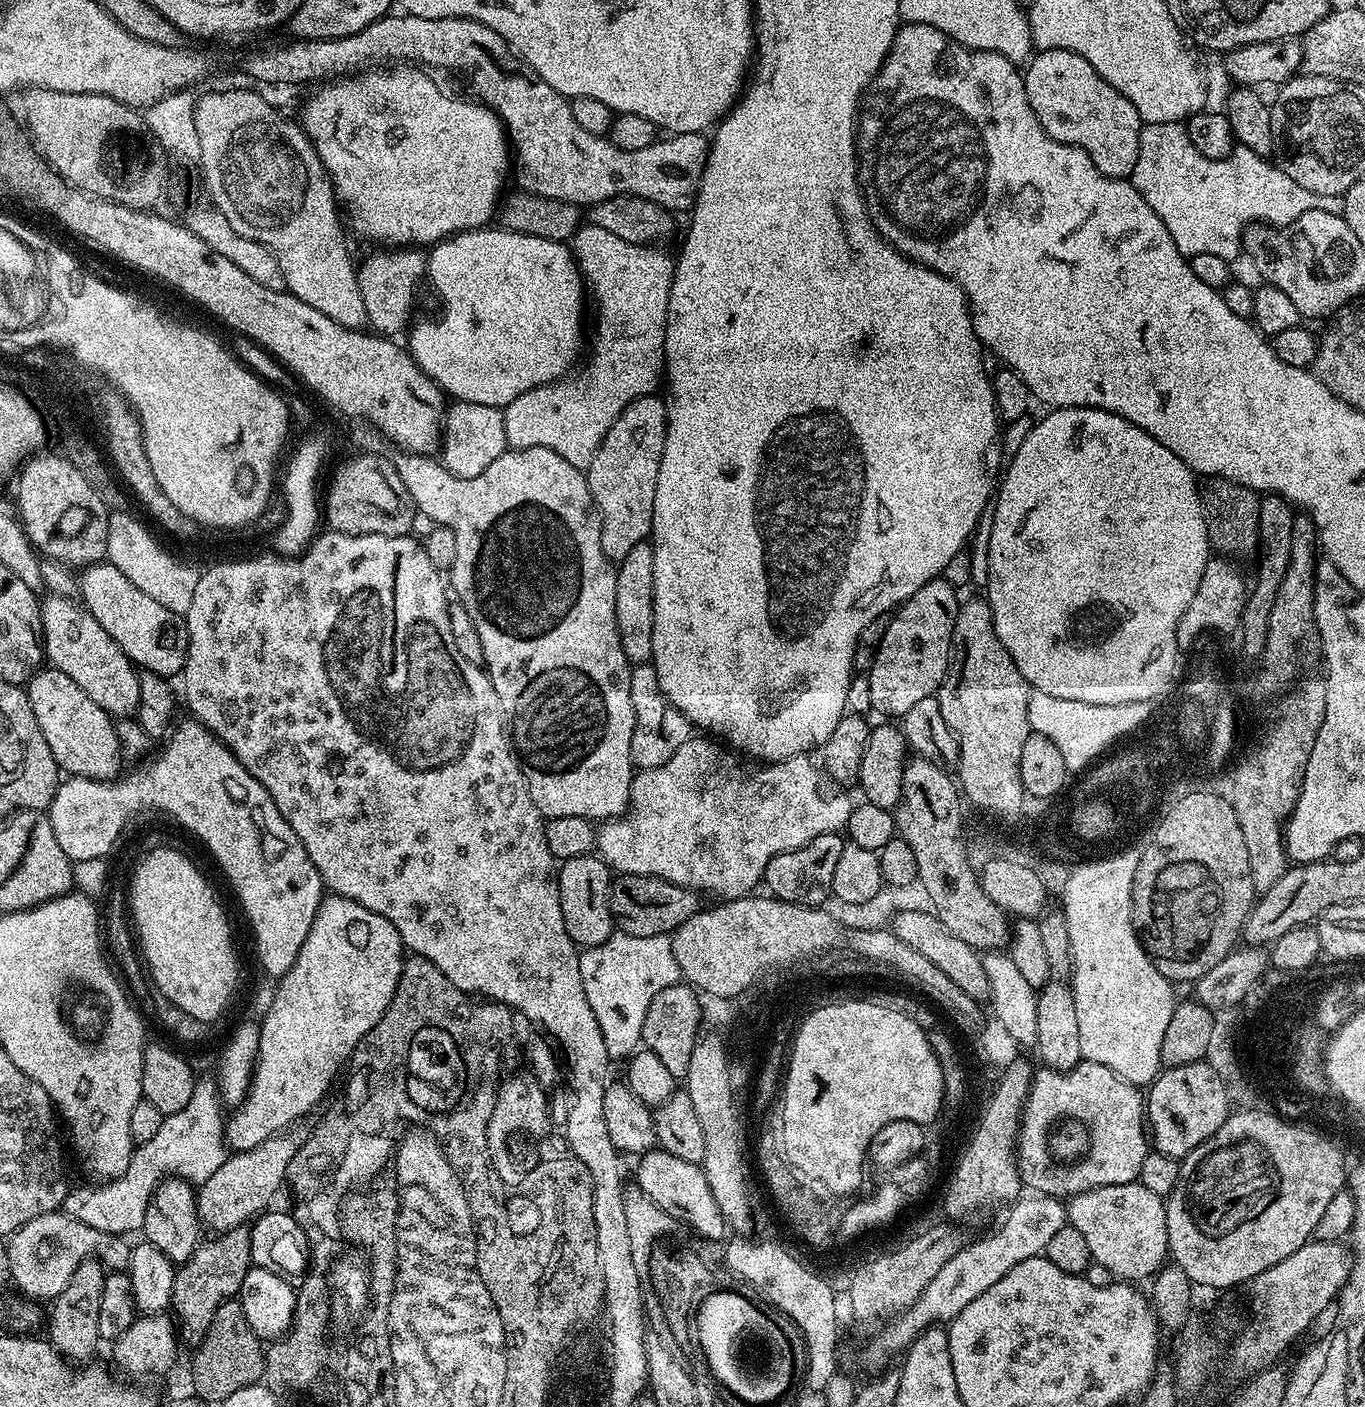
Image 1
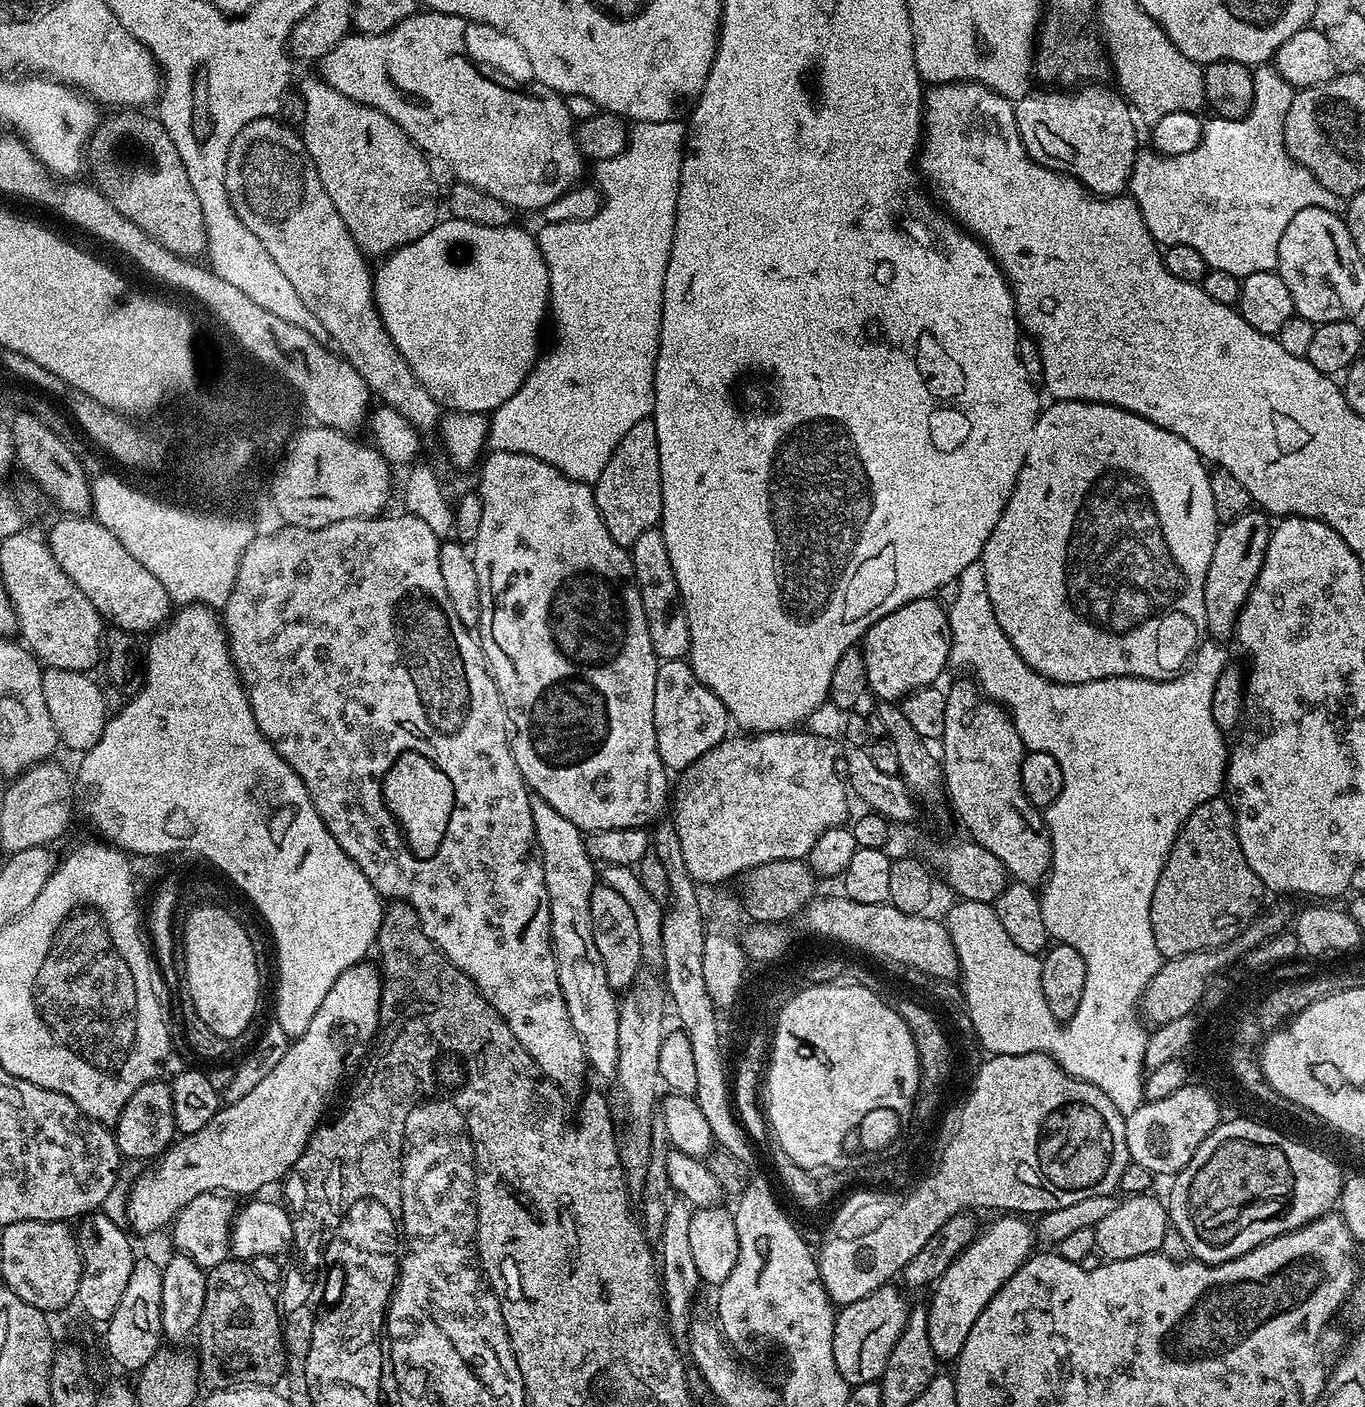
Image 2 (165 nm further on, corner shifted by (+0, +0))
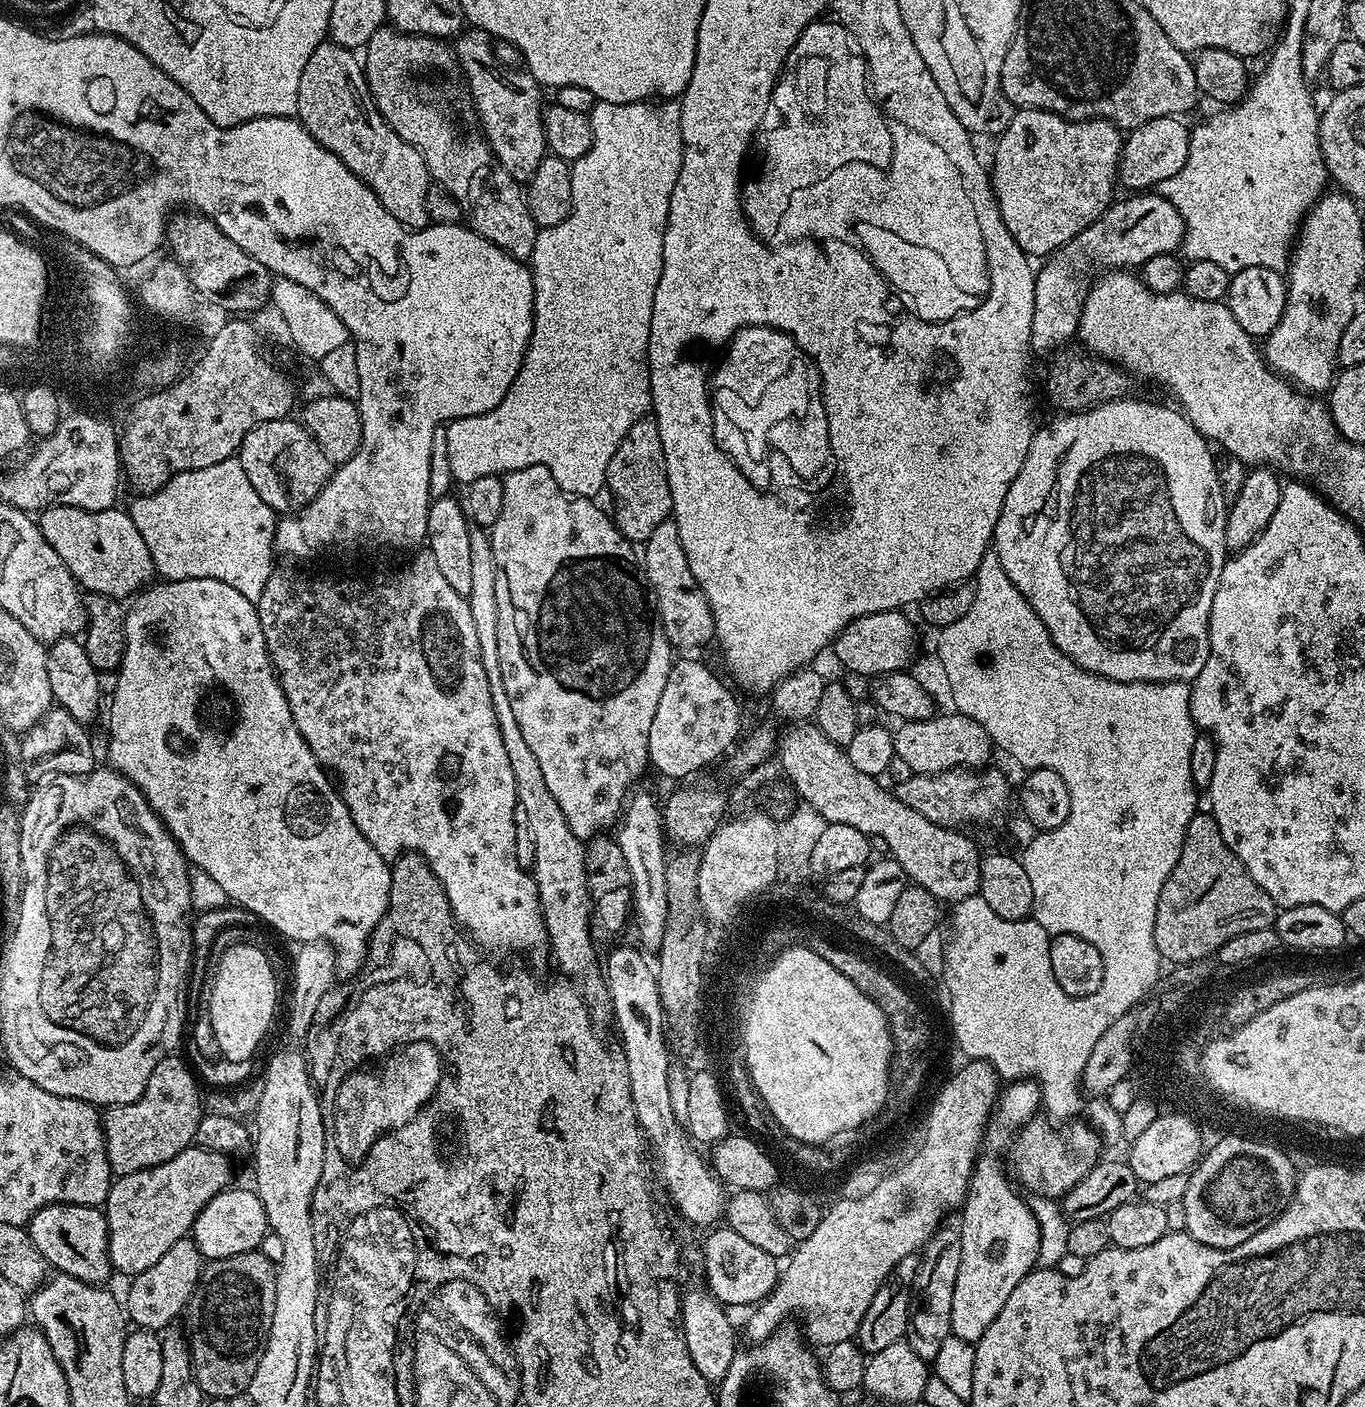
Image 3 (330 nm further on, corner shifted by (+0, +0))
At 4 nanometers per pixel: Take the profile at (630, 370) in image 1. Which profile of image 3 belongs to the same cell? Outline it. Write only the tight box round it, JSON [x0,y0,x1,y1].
[444,98,684,498]

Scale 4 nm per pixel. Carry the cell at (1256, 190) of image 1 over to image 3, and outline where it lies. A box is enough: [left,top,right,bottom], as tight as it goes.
[1158,4,1329,274]

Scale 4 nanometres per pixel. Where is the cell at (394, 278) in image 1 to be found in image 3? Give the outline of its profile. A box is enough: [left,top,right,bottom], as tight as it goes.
[296,42,430,230]

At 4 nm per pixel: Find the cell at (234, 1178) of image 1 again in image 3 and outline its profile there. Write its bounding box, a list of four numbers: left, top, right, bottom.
[126,1238,202,1330]

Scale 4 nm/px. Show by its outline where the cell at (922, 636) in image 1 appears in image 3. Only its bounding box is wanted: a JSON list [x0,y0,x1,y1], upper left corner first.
[834,610,916,678]

